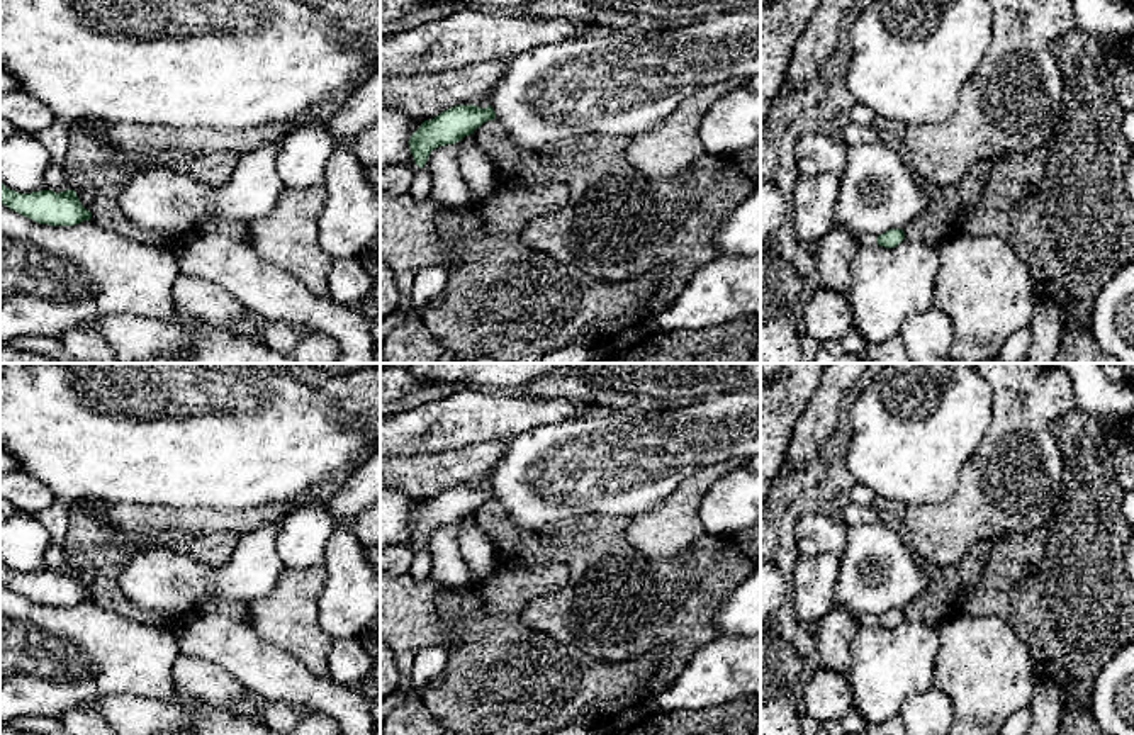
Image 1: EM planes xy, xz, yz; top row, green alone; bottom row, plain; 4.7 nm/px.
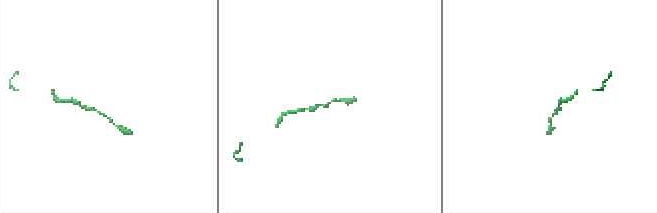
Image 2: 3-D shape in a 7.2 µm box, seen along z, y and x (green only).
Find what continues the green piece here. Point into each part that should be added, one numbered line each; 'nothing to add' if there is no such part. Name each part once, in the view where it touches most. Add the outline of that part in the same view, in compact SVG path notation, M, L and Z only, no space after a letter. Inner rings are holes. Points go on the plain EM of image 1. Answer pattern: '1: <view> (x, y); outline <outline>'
nothing to add

